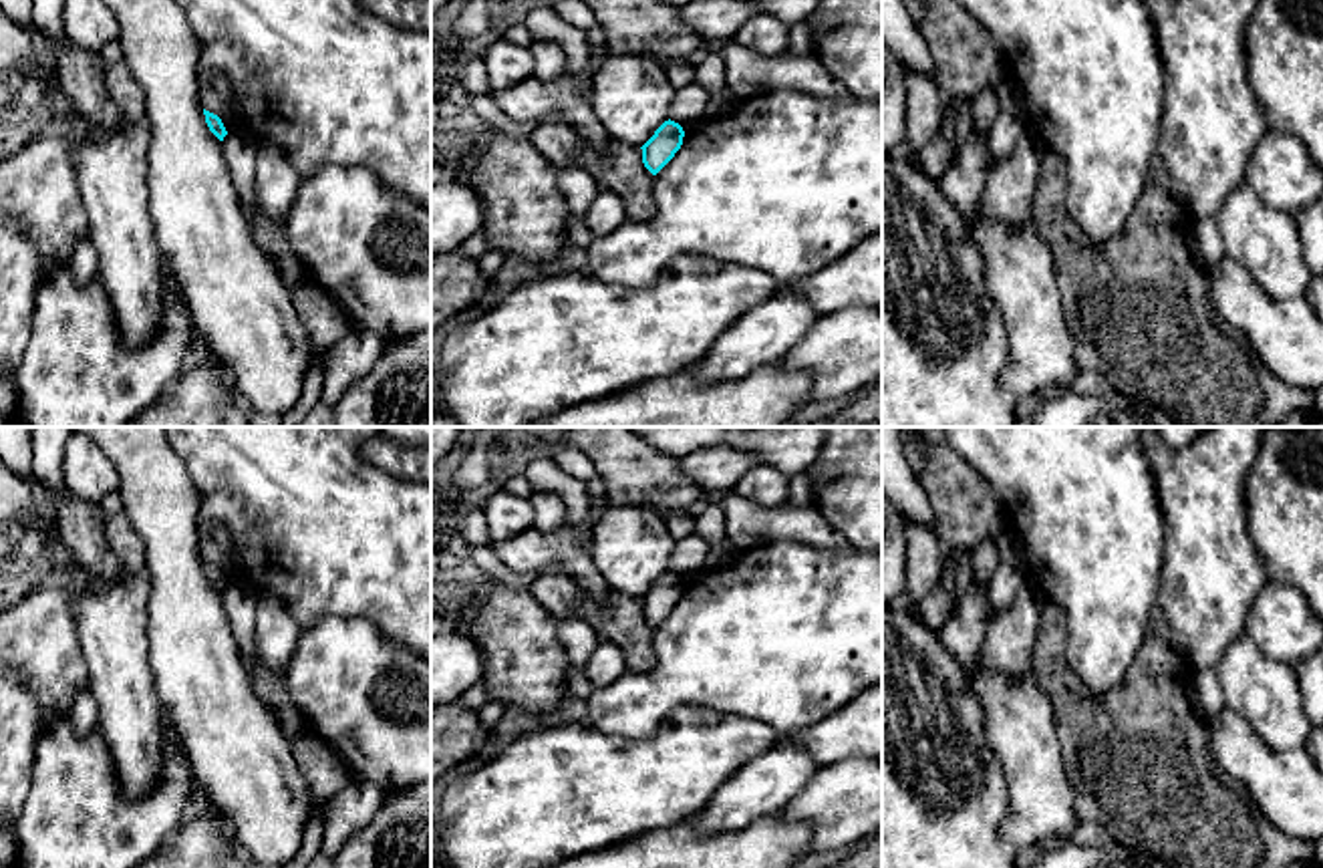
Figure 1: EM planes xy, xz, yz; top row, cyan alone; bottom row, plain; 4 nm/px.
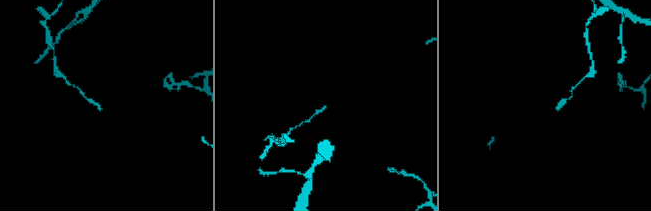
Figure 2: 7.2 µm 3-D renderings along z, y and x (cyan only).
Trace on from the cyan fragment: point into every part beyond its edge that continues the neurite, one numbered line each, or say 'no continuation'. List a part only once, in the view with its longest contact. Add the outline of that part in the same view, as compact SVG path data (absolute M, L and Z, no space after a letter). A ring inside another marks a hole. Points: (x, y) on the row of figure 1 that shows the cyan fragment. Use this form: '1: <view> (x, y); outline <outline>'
no continuation

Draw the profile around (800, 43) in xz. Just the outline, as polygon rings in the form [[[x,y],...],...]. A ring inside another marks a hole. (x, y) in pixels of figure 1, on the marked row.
[[[805,20],[791,24],[787,48],[797,56],[816,56],[814,34]]]

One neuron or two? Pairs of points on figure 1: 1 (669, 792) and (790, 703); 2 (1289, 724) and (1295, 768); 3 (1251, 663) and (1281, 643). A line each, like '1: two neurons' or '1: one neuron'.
1: two neurons
2: two neurons
3: two neurons

